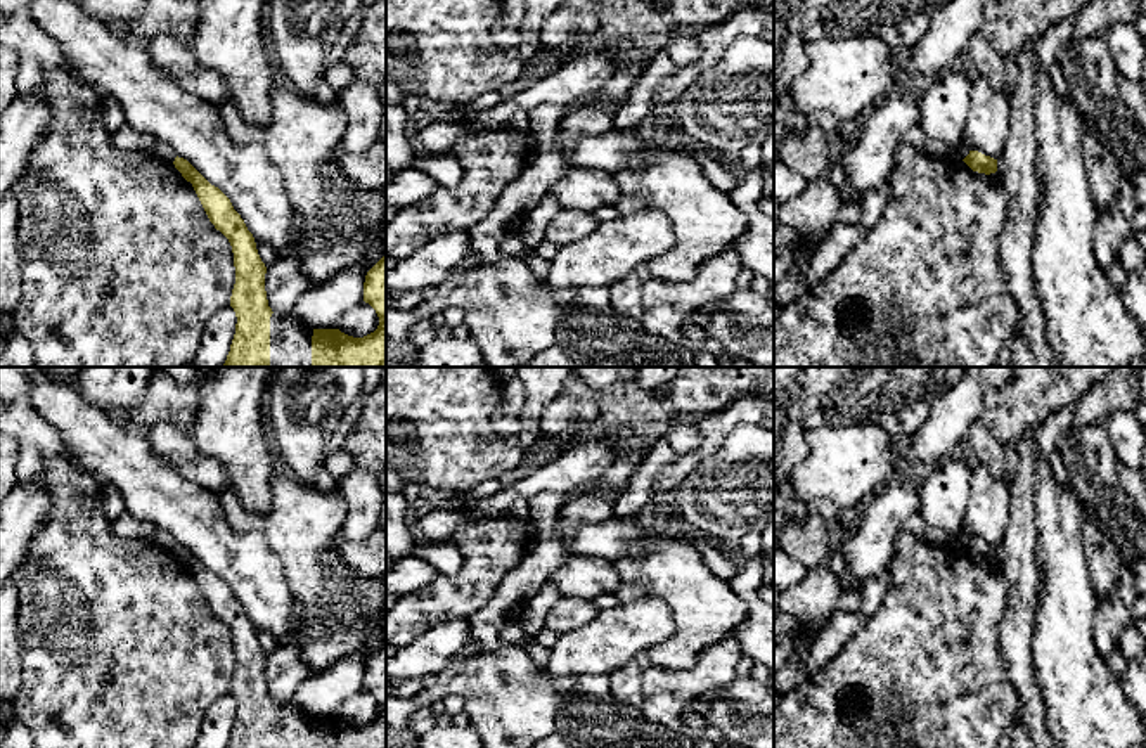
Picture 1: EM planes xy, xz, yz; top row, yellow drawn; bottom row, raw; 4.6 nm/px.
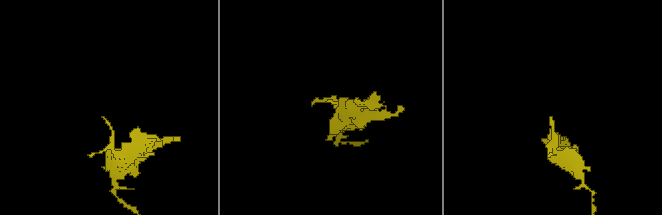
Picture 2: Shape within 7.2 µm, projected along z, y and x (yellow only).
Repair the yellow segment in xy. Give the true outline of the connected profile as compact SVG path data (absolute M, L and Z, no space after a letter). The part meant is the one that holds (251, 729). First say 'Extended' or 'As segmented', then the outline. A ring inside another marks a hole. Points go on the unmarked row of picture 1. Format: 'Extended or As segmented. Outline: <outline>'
Extended. Outline: M177 544L173 552L192 571L209 609L232 634L235 672L230 694L237 712L227 748L386 748L386 641L364 670L364 689L379 705L374 720L353 725L339 717L303 715L293 703L277 703L268 694L267 654L230 587L187 547Z

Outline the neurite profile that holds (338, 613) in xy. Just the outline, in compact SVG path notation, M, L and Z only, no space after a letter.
M293 474L272 478L272 506L265 514L249 513L237 500L232 487L220 495L227 525L235 533L260 533L265 545L279 558L296 603L298 635L293 641L312 672L364 651L364 663L386 642L386 582L355 577L336 554L336 542L346 519L346 500L336 490L319 490L298 481Z

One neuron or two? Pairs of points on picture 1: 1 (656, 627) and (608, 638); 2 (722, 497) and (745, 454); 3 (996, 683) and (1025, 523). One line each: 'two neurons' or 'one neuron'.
1: one neuron
2: one neuron
3: two neurons

